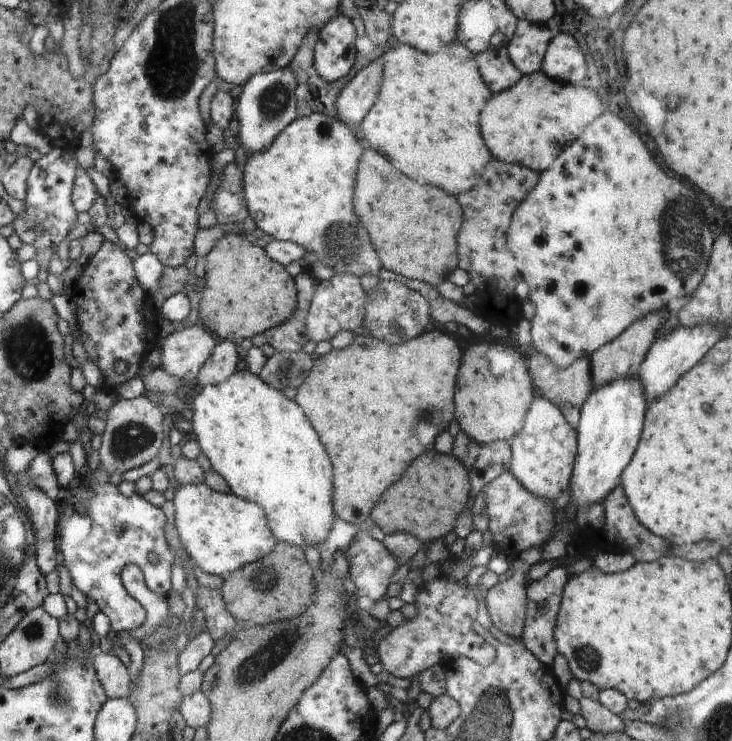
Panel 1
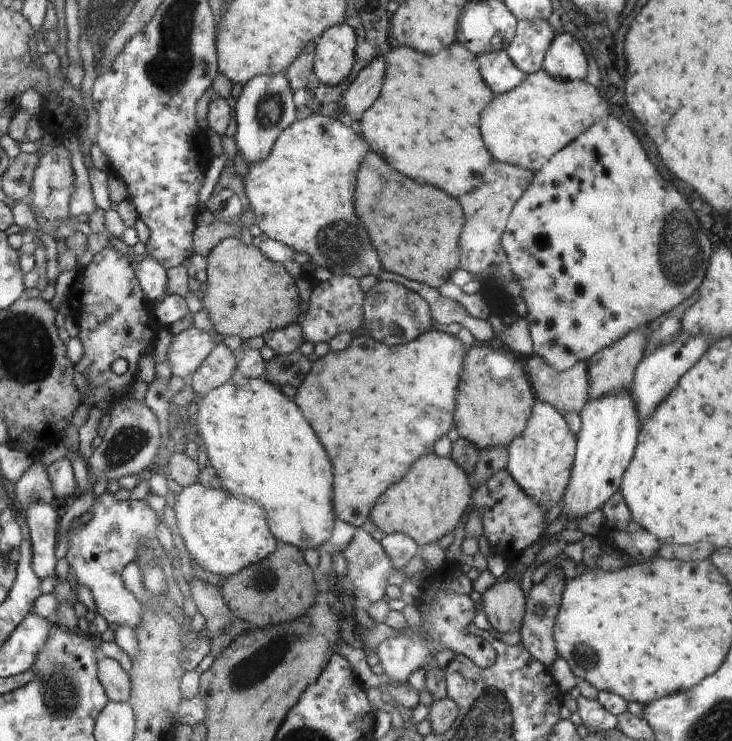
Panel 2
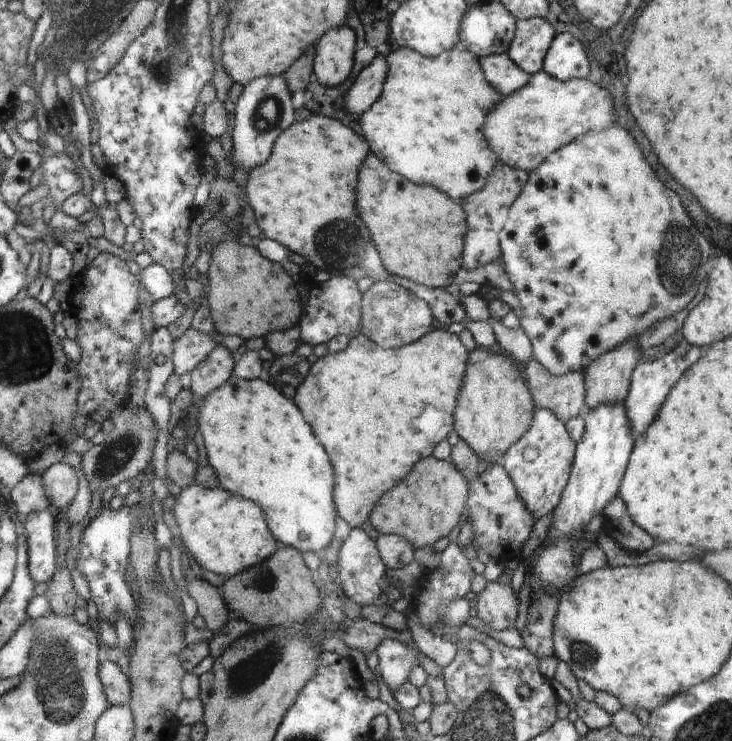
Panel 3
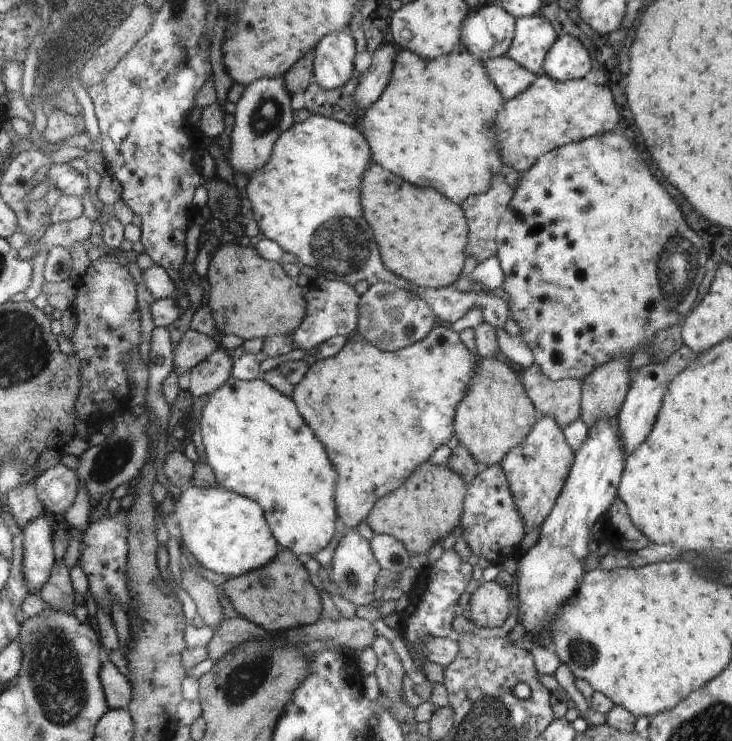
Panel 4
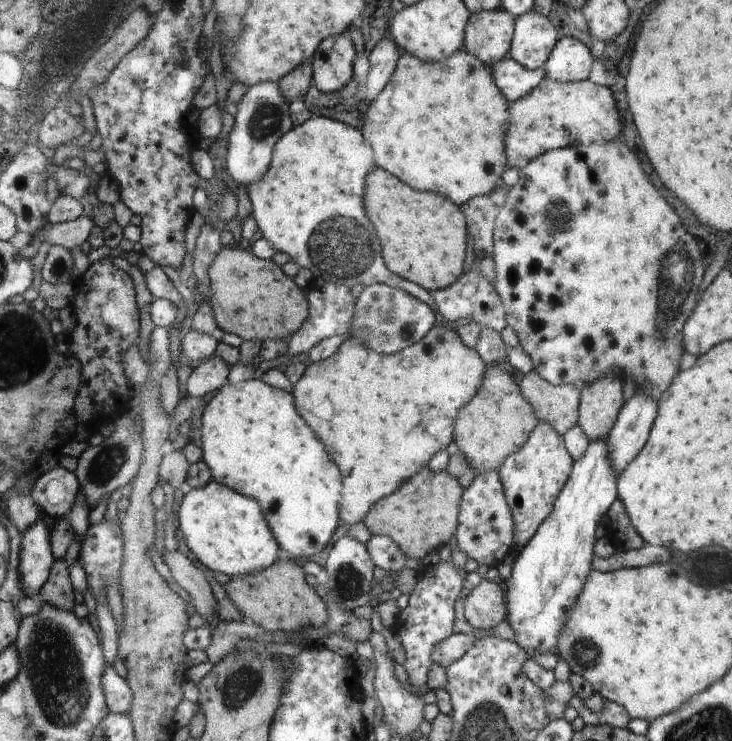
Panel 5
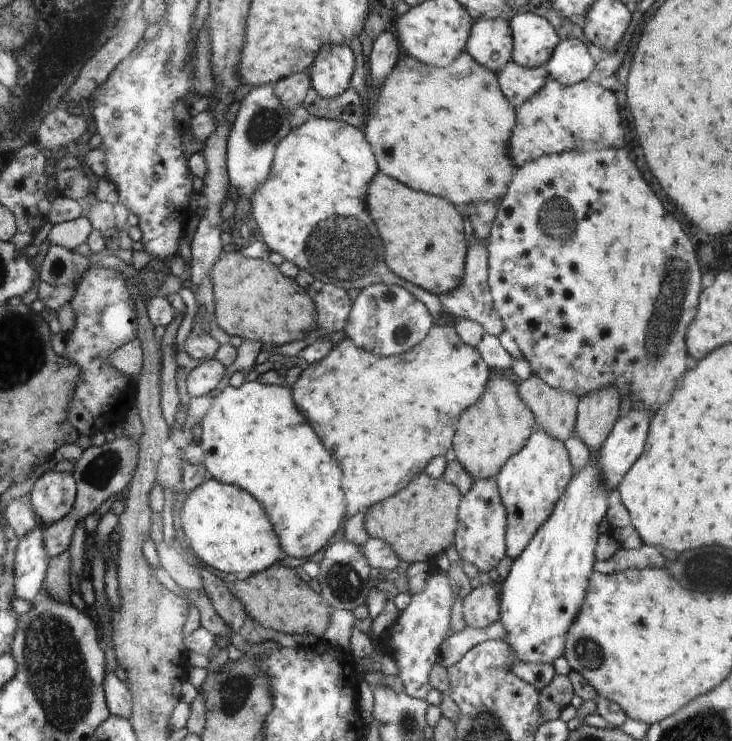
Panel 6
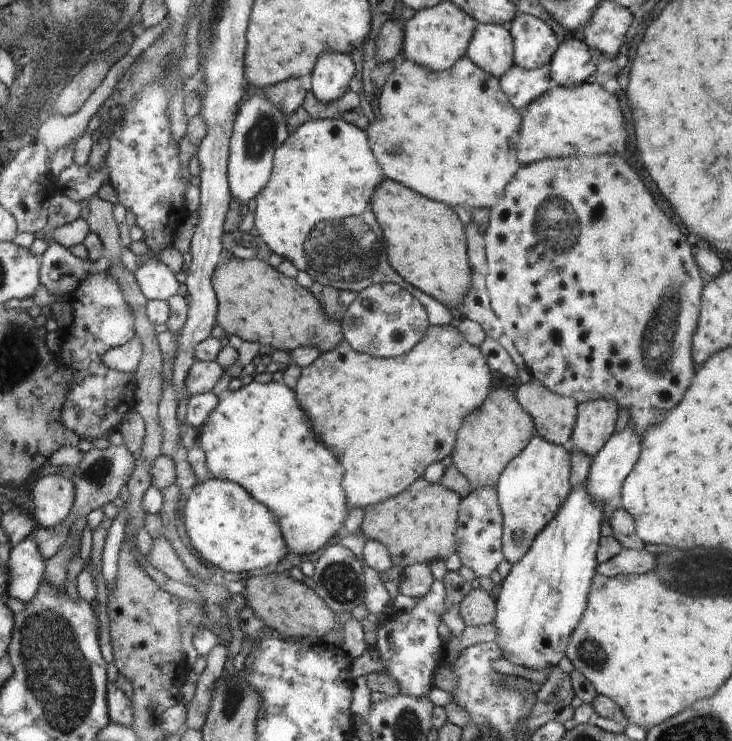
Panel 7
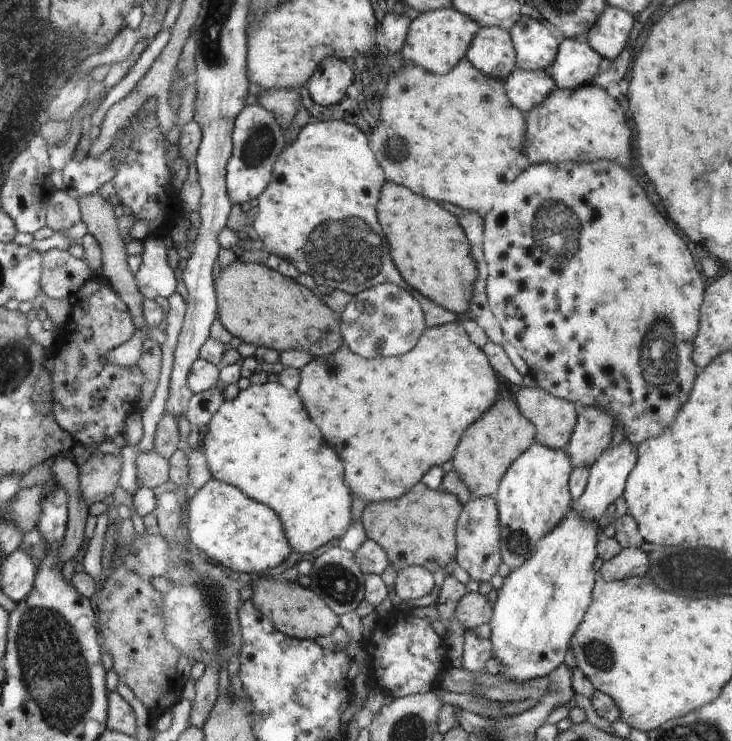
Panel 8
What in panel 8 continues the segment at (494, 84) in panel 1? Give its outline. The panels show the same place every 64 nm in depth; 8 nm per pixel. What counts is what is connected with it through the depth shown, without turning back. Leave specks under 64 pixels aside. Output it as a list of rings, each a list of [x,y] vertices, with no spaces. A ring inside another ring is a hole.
[[[517,68],[503,81],[507,95],[522,113],[529,113],[556,88],[548,70],[525,71]]]

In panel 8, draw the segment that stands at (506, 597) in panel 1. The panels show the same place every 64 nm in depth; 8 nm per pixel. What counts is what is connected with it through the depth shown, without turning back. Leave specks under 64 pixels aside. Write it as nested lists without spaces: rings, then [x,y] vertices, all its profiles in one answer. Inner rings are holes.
[[[478,591],[466,593],[458,601],[454,617],[467,629],[476,629],[490,623],[493,608]]]

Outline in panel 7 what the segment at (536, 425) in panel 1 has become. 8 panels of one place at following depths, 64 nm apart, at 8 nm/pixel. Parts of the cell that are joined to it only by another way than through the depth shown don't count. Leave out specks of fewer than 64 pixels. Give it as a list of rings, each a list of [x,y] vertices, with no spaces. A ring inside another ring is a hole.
[[[535,434],[519,455],[516,455],[495,484],[496,496],[502,518],[504,536],[502,552],[504,558],[515,565],[524,558],[538,534],[555,518],[559,508],[571,494],[571,453],[562,445],[555,445]]]

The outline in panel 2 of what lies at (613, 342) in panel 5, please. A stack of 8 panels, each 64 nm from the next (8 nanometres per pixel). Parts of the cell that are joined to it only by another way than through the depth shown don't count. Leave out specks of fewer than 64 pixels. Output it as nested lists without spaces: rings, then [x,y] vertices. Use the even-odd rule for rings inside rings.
[[[615,116],[606,117],[594,124],[590,130],[552,157],[540,171],[536,171],[531,186],[525,192],[524,200],[515,205],[516,212],[512,212],[512,220],[508,220],[506,232],[502,236],[503,248],[510,258],[514,281],[521,286],[520,296],[527,306],[524,319],[532,338],[534,352],[558,373],[570,370],[576,363],[588,362],[592,355],[618,342],[630,331],[648,326],[662,312],[670,312],[678,302],[682,304],[684,298],[690,298],[706,276],[708,256],[712,252],[712,244],[706,242],[708,236],[700,230],[698,220],[684,196],[658,174],[658,170],[646,158],[646,152],[642,150],[636,136],[624,124],[620,124]]]

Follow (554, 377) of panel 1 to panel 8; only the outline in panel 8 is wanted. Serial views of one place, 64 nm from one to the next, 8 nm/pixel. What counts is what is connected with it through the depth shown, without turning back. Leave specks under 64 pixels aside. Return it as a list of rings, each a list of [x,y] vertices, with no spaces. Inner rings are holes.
[[[522,387],[516,394],[519,411],[535,425],[535,442],[544,444],[548,449],[563,450],[570,446],[572,434],[578,425],[578,408],[566,399],[553,397],[543,388]]]

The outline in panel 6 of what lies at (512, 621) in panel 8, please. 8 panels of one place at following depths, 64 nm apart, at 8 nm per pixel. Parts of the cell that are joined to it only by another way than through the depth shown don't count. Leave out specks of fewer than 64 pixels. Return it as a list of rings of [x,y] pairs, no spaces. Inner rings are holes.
[[[591,451],[591,460],[572,476],[566,491],[555,504],[554,514],[539,528],[538,534],[527,544],[526,550],[513,560],[508,576],[502,584],[500,594],[500,620],[505,628],[506,644],[515,652],[515,660],[525,663],[552,665],[556,658],[564,654],[564,645],[568,631],[582,608],[586,591],[589,587],[590,575],[594,572],[596,558],[594,548],[598,540],[598,524],[604,518],[608,506],[606,498],[607,485],[603,484],[602,470],[598,466],[598,451]]]

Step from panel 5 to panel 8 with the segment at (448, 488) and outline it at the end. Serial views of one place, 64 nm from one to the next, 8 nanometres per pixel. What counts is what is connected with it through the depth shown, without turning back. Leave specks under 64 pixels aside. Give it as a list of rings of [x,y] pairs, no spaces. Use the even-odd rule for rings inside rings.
[[[420,481],[406,495],[402,495],[395,501],[366,502],[361,518],[367,538],[385,550],[389,563],[397,572],[411,566],[424,567],[432,572],[446,568],[458,554],[458,542],[454,542],[454,526],[462,510],[462,502],[457,496],[440,488],[428,488],[428,485]]]

